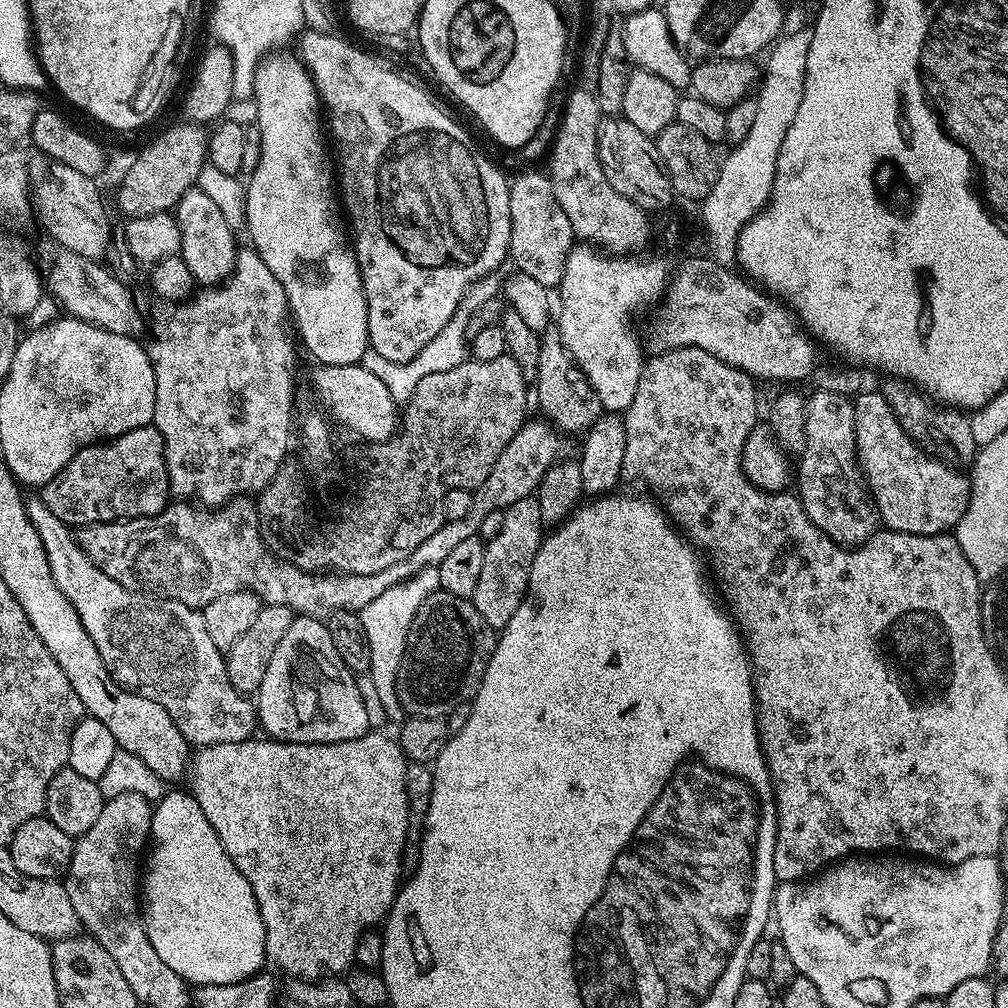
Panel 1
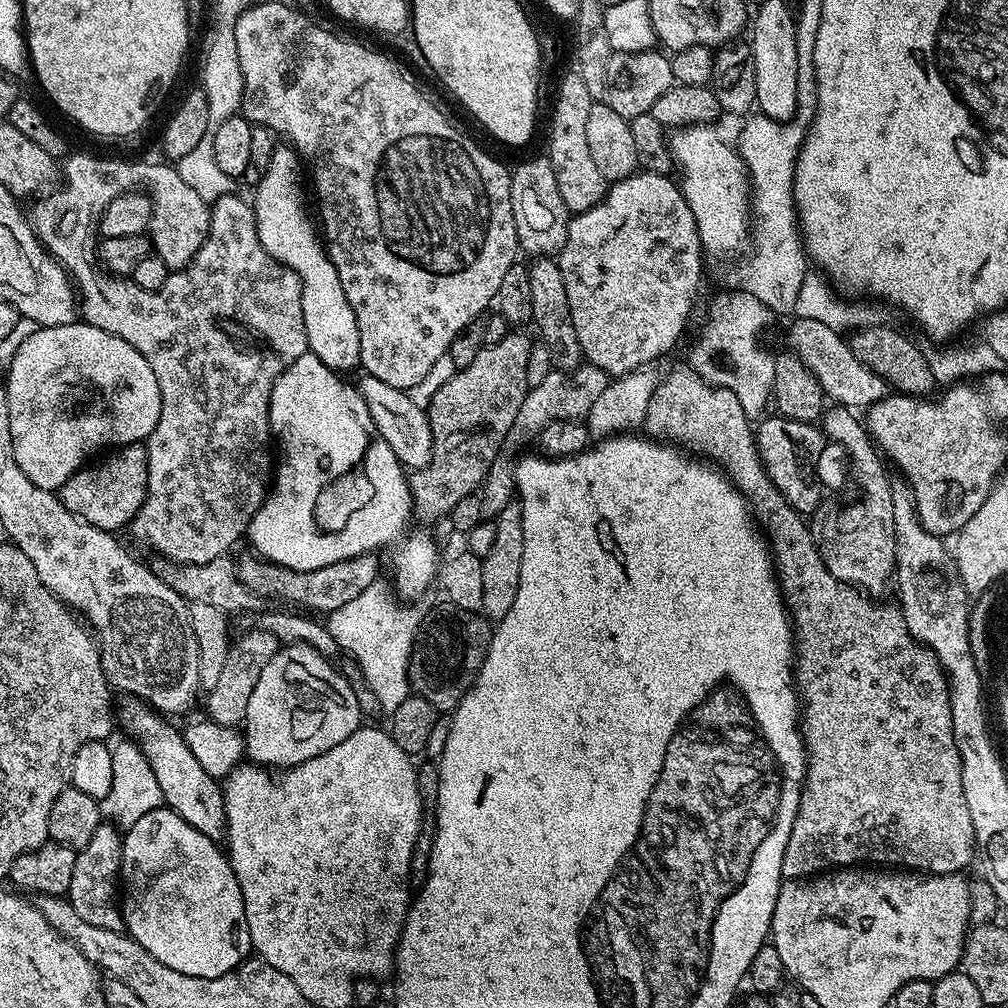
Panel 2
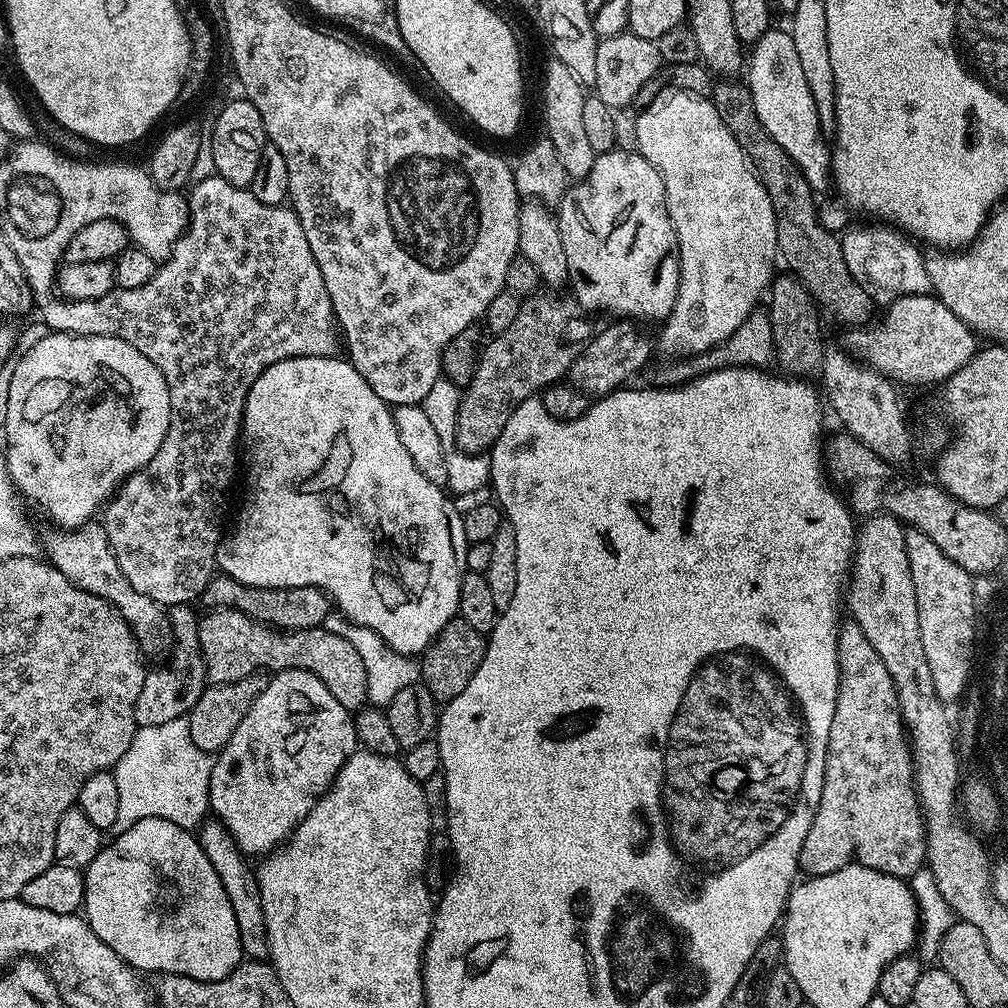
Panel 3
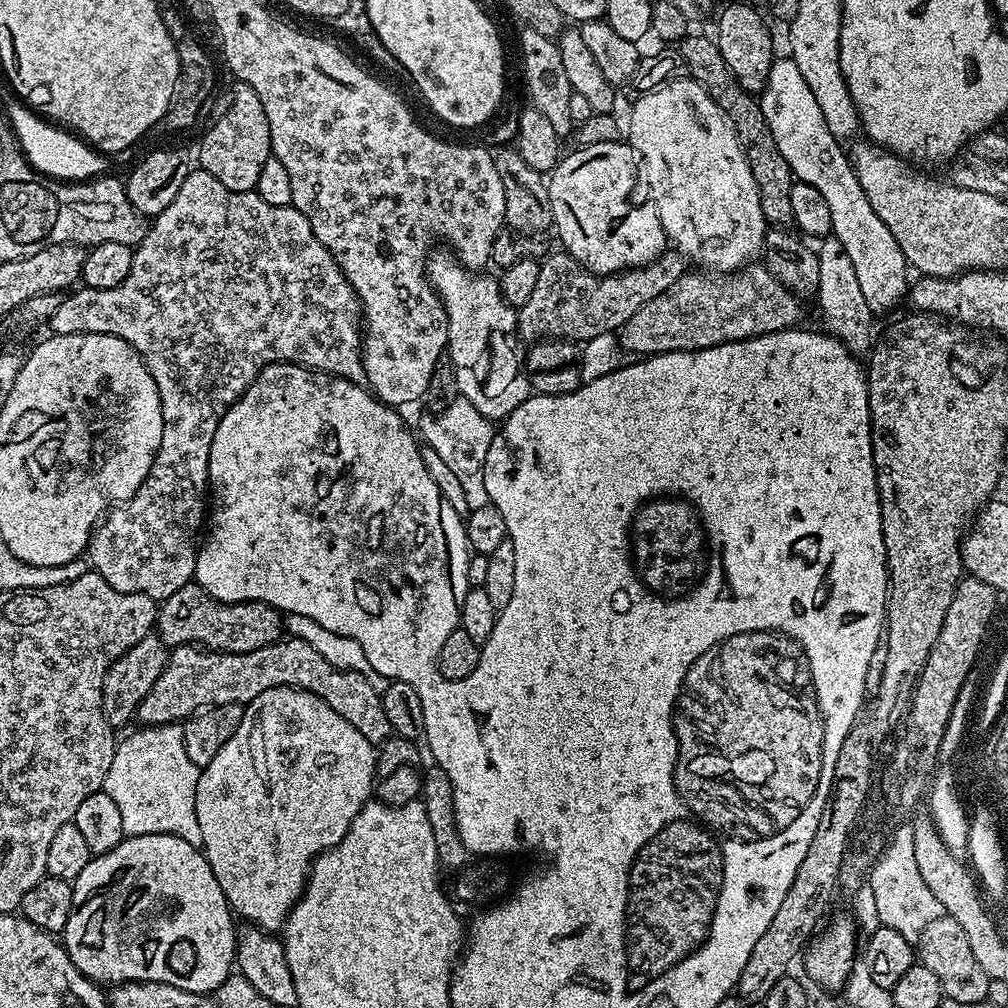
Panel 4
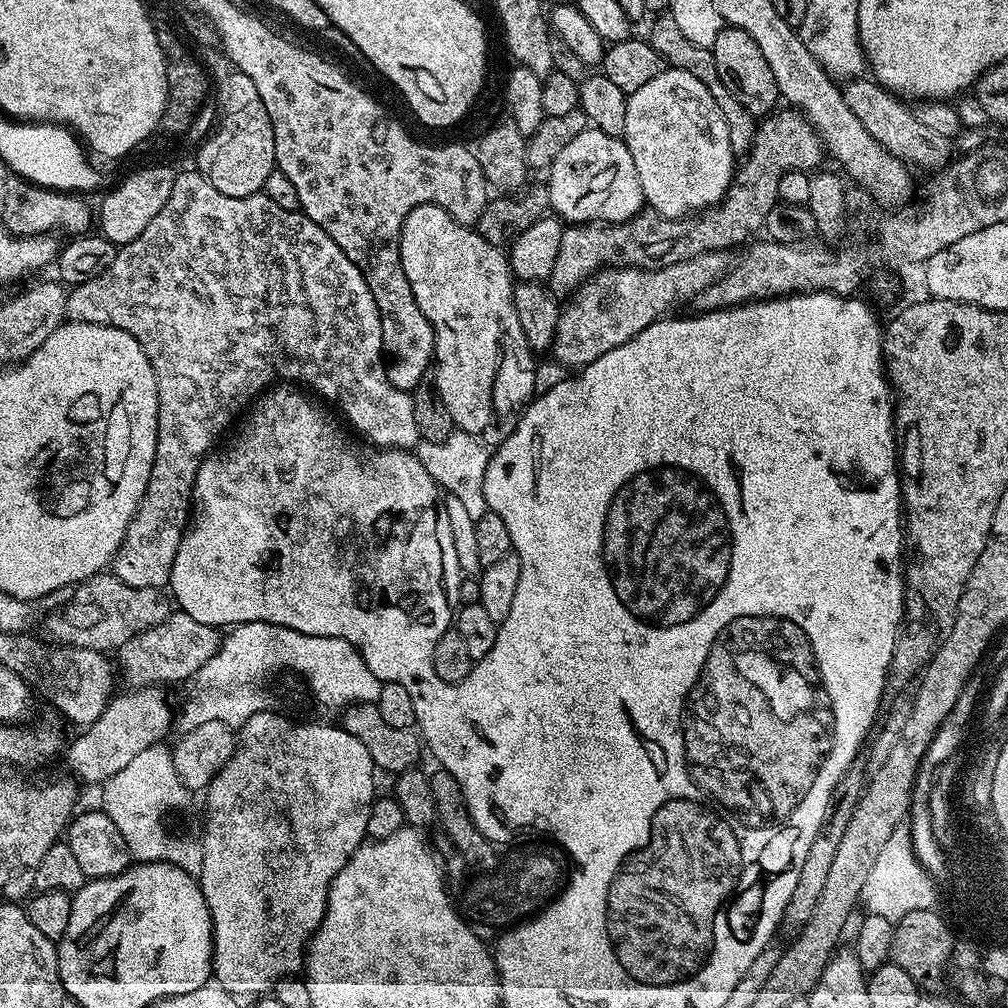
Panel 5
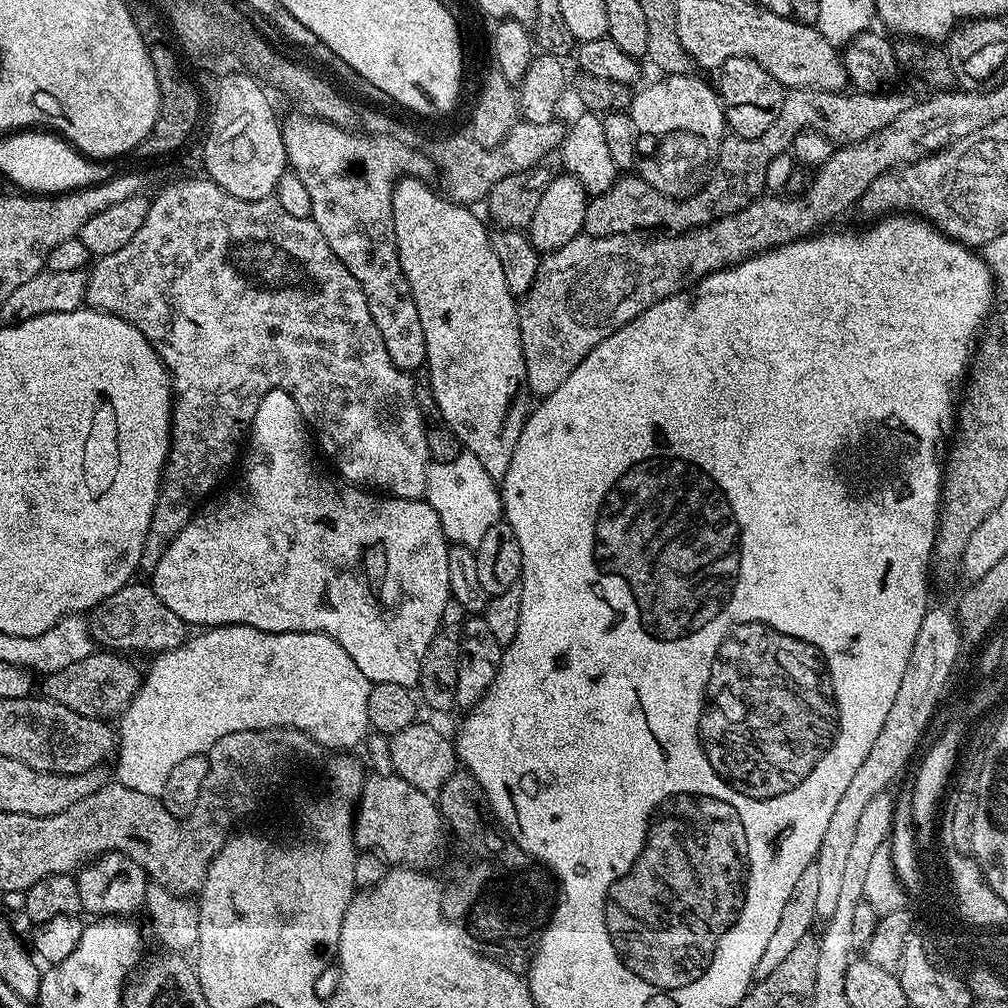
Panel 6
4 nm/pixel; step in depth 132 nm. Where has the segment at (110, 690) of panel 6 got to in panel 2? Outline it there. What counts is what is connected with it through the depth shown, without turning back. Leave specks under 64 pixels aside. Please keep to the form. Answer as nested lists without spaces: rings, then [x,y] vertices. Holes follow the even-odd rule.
[[[252,554],[247,555],[238,560],[235,565],[235,574],[249,591],[268,600],[269,598],[285,600],[288,603],[285,605],[295,606],[300,610],[311,610],[313,613],[327,614],[338,610],[338,606],[346,606],[346,602],[358,598],[362,590],[377,583],[379,576],[376,575],[380,572],[380,564],[372,554],[355,556],[309,572],[295,572],[289,568],[283,568],[281,564],[271,564],[269,560],[261,560]],[[292,604],[297,604],[297,606]],[[308,608],[313,608],[313,610]]]

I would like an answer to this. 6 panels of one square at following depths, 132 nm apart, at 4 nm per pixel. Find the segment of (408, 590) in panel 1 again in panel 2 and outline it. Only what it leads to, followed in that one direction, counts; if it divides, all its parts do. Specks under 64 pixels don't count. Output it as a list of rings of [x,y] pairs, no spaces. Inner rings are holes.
[[[371,584],[358,594],[358,598],[346,602],[346,606],[338,606],[338,610],[327,613],[326,626],[337,649],[341,653],[348,652],[344,654],[356,660],[365,674],[366,685],[374,690],[382,712],[391,714],[410,695],[408,663],[416,641],[418,616],[408,608],[399,608],[393,593],[389,589],[388,593],[382,584]]]

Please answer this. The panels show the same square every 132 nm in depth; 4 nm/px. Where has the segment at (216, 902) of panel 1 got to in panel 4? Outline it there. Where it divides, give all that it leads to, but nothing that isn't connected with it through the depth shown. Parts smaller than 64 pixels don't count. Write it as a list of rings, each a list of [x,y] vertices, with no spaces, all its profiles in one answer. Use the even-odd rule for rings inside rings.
[[[174,834],[125,836],[122,842],[118,842],[118,846],[114,846],[114,850],[93,855],[92,860],[86,862],[82,874],[78,874],[78,878],[71,881],[71,885],[72,909],[70,918],[66,918],[62,943],[68,952],[70,962],[78,966],[78,970],[86,979],[94,980],[101,986],[132,984],[149,980],[178,986],[182,990],[212,994],[227,982],[229,976],[233,975],[236,963],[237,921],[234,919],[232,907],[226,902],[226,894],[222,894],[222,886],[218,886],[218,878],[214,878],[214,870],[210,870],[210,862],[205,858],[203,851],[197,845],[186,842],[186,838],[178,838]]]

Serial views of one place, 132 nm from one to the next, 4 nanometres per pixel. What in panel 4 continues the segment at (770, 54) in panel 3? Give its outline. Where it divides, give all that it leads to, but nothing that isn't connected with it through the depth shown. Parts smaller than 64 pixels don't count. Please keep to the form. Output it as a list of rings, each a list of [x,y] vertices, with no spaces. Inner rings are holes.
[[[773,59],[766,86],[758,99],[766,126],[770,126],[770,134],[774,134],[774,142],[778,142],[778,151],[786,158],[793,177],[814,186],[826,198],[833,218],[831,235],[842,242],[846,254],[850,254],[866,306],[870,306],[874,314],[890,311],[903,296],[905,299],[909,295],[910,265],[898,242],[894,242],[894,234],[886,230],[886,222],[874,214],[874,206],[870,206],[870,198],[866,198],[866,190],[862,190],[858,182],[845,145],[830,134],[830,126],[826,126],[826,118],[822,118],[822,106],[814,99],[814,90],[810,90],[792,59]]]

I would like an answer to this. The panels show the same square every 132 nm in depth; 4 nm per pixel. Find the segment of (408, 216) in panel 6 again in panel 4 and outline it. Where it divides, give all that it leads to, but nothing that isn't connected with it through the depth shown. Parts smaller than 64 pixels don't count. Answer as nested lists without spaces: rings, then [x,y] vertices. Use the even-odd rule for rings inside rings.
[[[439,250],[433,251],[429,255],[428,263],[426,265],[426,271],[428,273],[428,281],[432,283],[432,287],[435,288],[438,295],[440,295],[441,302],[444,303],[444,309],[448,315],[448,346],[446,349],[447,359],[452,362],[452,369],[456,375],[456,391],[459,393],[463,399],[470,401],[474,406],[474,410],[478,410],[478,414],[482,414],[487,420],[493,422],[503,422],[507,416],[510,415],[516,407],[518,407],[523,400],[528,399],[530,395],[530,385],[528,382],[528,377],[522,371],[522,356],[516,353],[516,340],[518,332],[518,312],[517,309],[511,308],[507,302],[502,298],[500,293],[500,281],[495,275],[493,276],[484,276],[488,274],[481,274],[479,271],[473,270],[471,268],[464,267],[459,260],[456,259],[455,255],[451,251],[443,250],[444,252],[439,252]],[[456,340],[476,340],[473,344],[459,344]]]

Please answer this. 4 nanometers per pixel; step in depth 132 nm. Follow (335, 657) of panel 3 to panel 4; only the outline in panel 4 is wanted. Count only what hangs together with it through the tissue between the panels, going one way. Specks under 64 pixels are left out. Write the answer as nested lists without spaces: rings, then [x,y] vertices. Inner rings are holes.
[[[281,638],[275,644],[267,644],[249,652],[213,652],[194,644],[175,645],[168,653],[168,665],[164,667],[164,673],[160,675],[158,682],[154,682],[150,694],[142,698],[135,719],[140,720],[139,723],[144,726],[183,722],[205,708],[223,704],[248,704],[258,698],[262,690],[271,688],[301,688],[322,698],[322,702],[341,714],[354,730],[361,731],[362,736],[373,746],[383,744],[393,733],[386,712],[382,709],[382,694],[374,690],[374,686],[371,686],[364,675],[335,668],[330,662],[326,662],[326,658],[322,658],[322,654],[318,654],[318,650],[314,650],[314,646],[310,646],[310,642],[295,638]]]

